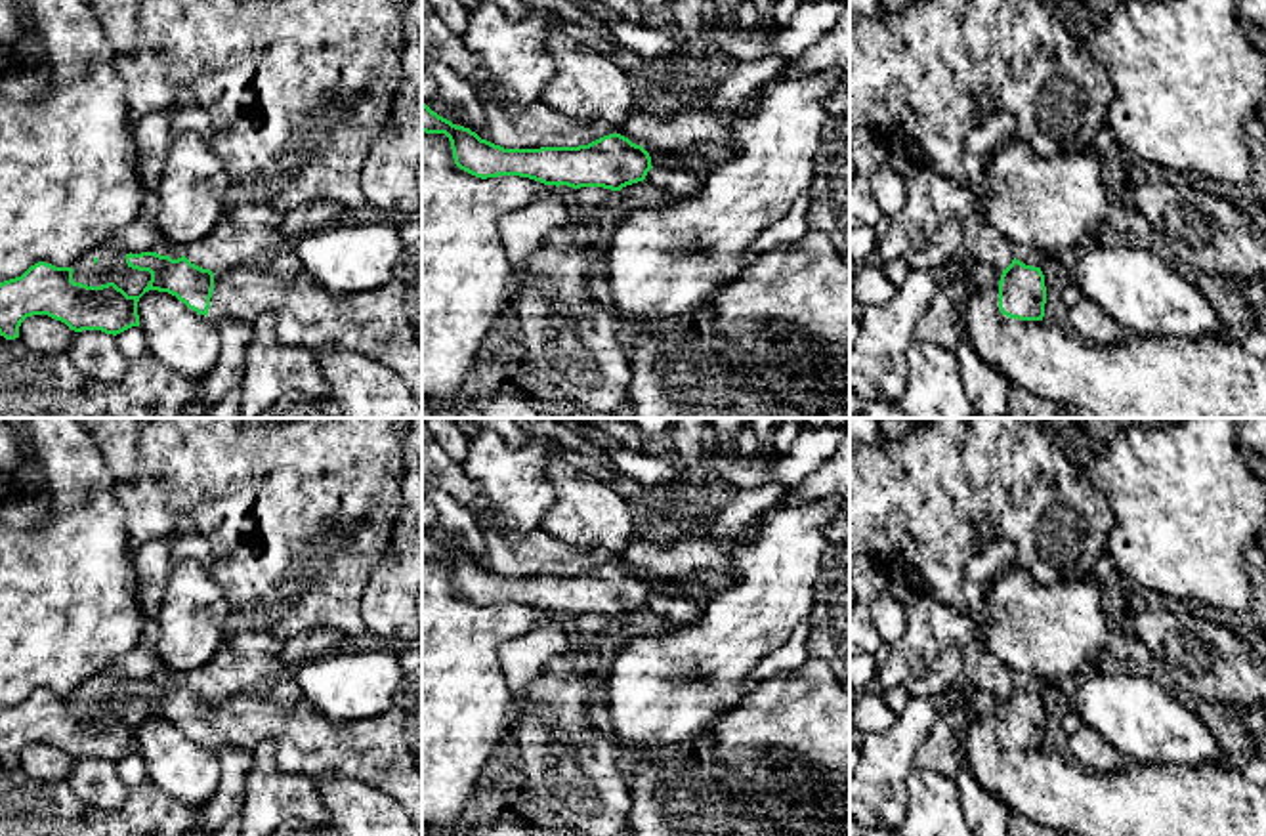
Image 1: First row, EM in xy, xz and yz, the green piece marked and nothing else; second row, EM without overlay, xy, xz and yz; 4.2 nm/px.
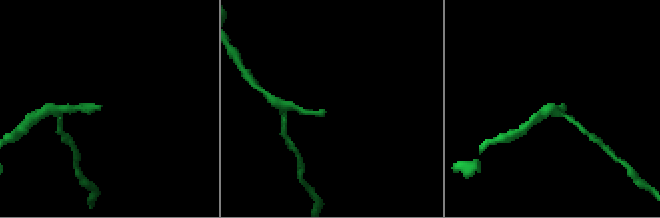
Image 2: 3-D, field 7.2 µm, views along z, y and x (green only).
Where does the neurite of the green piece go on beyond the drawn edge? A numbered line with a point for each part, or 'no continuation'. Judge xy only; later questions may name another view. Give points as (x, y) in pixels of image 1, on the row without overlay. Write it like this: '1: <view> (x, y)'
1: xy (384, 751)

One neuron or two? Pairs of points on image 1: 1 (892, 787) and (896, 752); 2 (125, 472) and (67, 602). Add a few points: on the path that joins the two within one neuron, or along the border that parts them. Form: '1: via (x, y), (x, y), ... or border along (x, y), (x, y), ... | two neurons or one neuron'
1: via (892, 779), (892, 760) | one neuron
2: border along (96, 438), (113, 481) | two neurons

